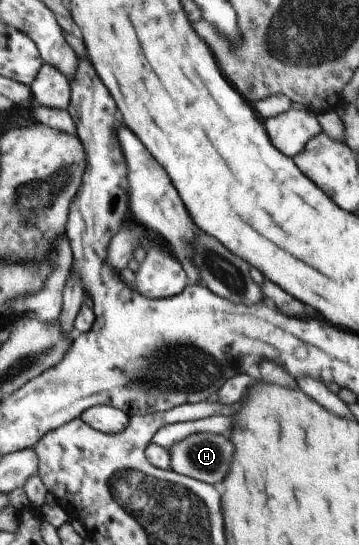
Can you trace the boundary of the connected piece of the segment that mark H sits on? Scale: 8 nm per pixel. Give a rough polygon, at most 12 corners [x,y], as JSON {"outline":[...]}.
{"outline":[[200,432],[170,449],[172,470],[224,481],[234,445]]}

